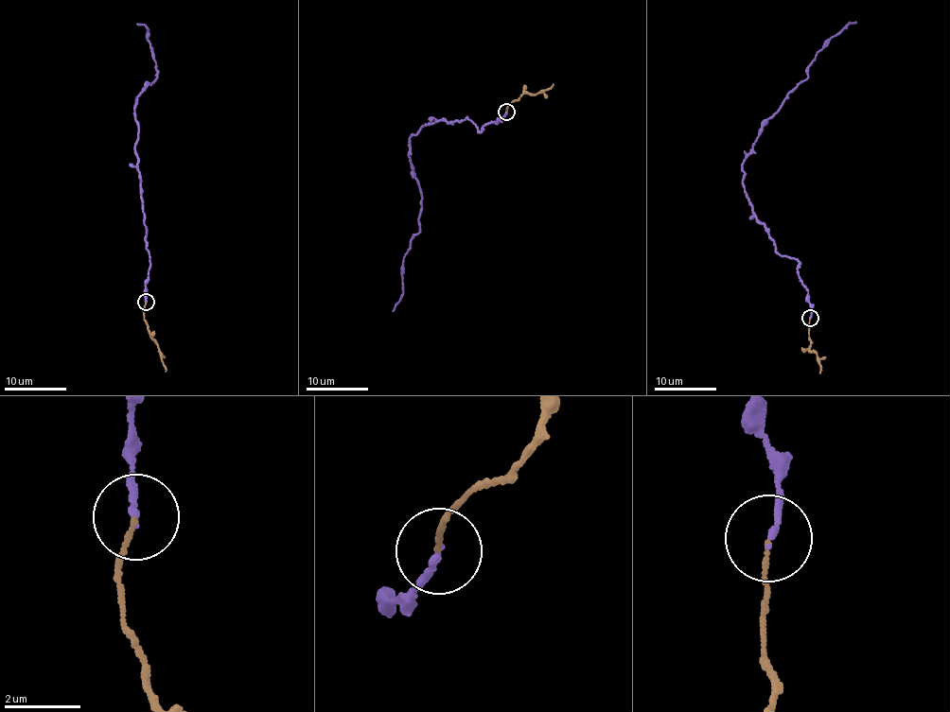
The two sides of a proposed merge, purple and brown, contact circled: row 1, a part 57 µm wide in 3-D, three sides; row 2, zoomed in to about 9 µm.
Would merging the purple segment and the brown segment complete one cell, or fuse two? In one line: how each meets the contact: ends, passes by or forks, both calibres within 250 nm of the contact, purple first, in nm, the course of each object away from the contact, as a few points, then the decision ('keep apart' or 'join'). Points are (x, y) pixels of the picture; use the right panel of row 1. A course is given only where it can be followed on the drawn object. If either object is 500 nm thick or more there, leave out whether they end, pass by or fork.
purple ends there; brown ends there; 170 nm thick on the purple side, 120 nm on the other; purple runs (809, 319), (800, 261), (775, 251), (755, 217), (742, 163), (818, 51), (855, 22); brown runs (809, 319), (809, 349), (817, 354), (819, 373); join

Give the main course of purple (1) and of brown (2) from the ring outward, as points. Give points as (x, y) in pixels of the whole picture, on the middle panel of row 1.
1: (506, 111), (481, 132), (466, 117), (439, 119), (409, 138), (419, 233), (403, 258), (392, 310)
2: (506, 111), (522, 93), (536, 95), (553, 84)

